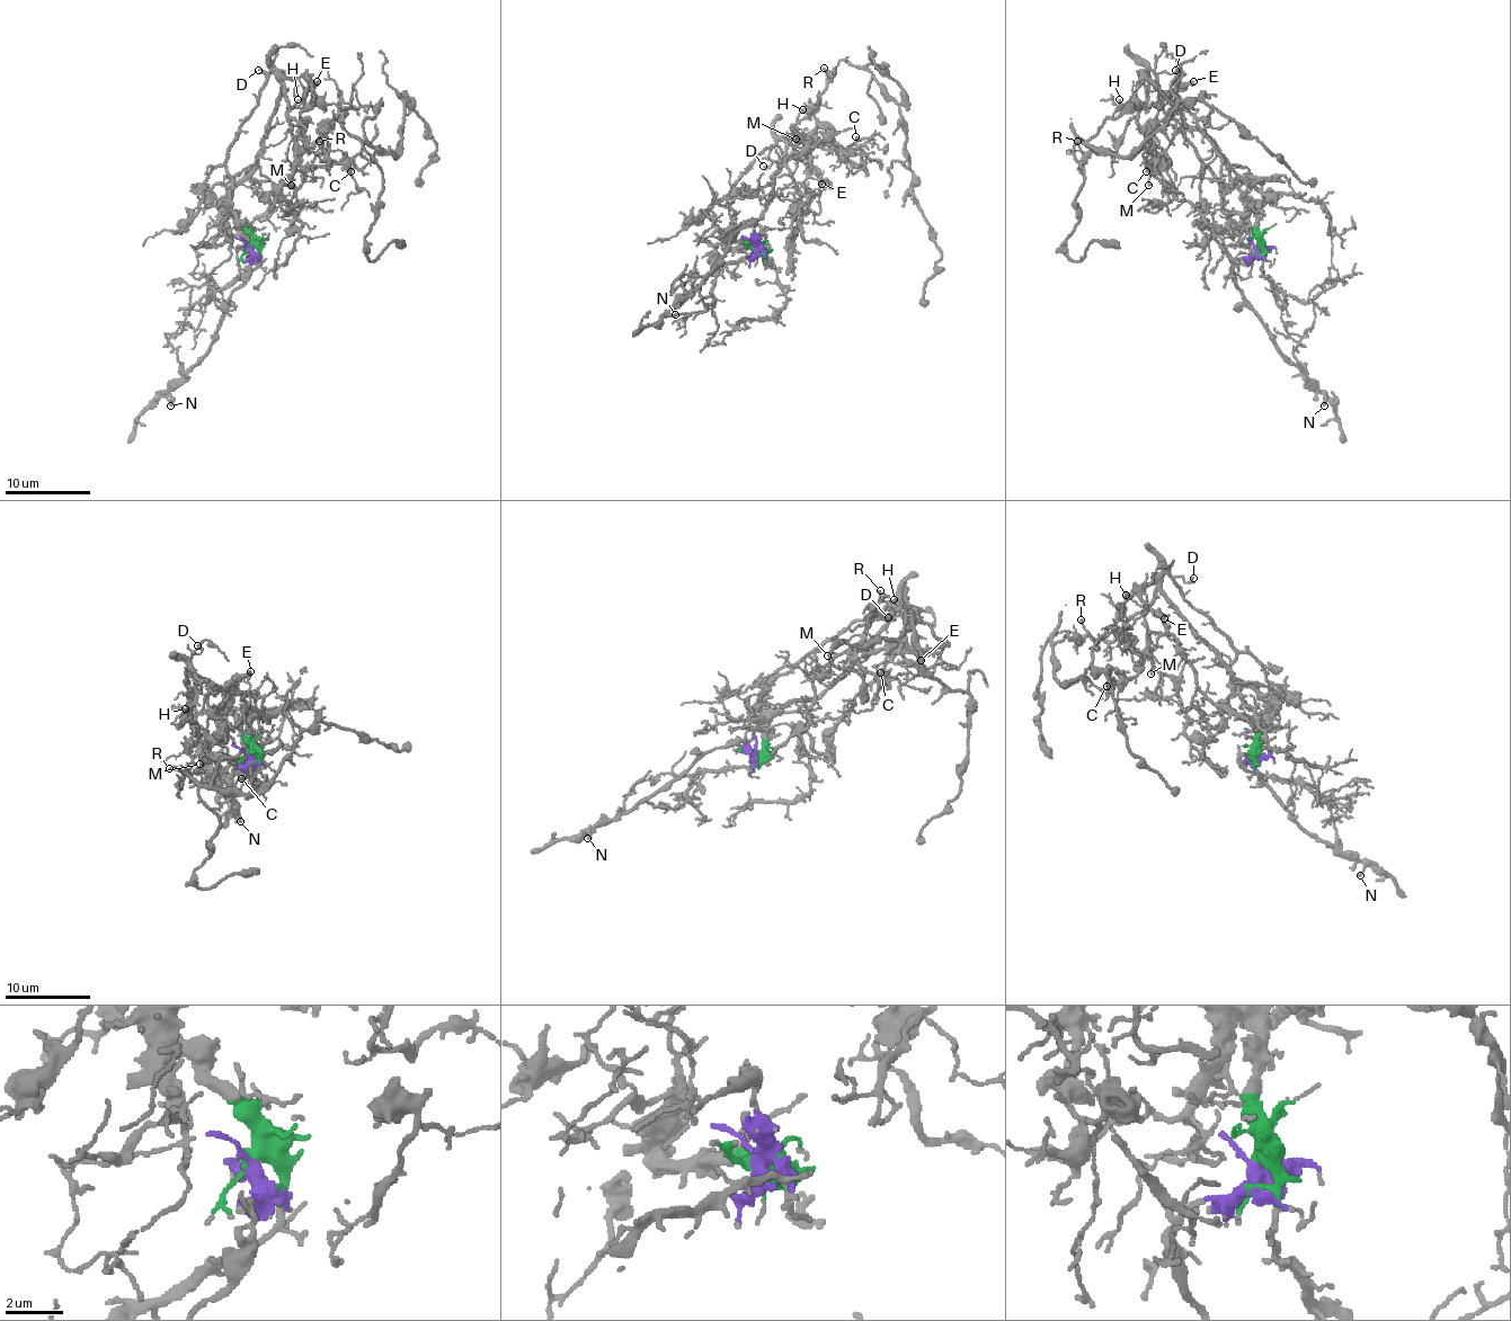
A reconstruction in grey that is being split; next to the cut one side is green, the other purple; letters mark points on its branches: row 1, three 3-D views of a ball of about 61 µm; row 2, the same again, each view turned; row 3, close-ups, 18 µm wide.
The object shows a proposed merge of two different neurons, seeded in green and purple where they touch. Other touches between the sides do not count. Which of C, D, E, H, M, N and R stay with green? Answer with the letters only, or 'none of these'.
C, D, E, H, M, R

